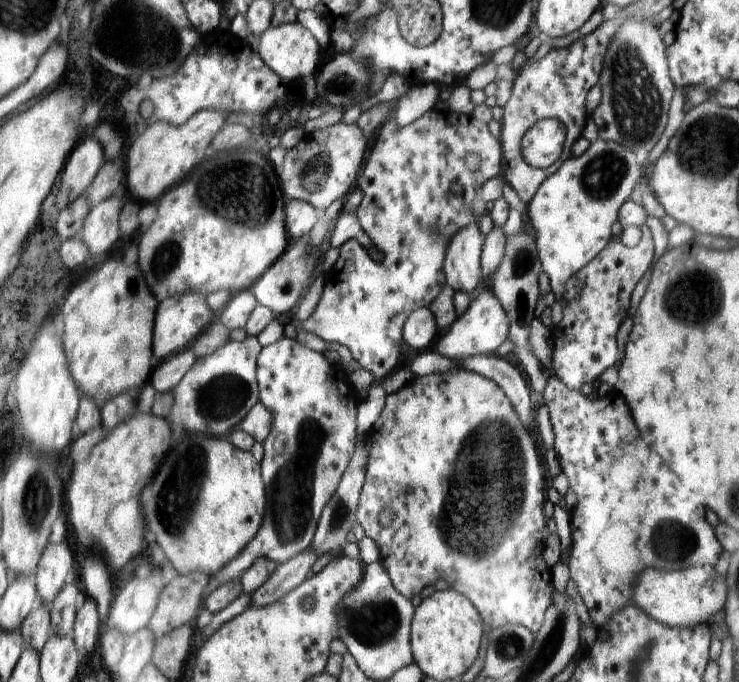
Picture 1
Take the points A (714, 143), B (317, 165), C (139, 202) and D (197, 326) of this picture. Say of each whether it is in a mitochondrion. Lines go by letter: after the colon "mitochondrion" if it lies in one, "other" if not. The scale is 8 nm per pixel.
A: mitochondrion
B: mitochondrion
C: other
D: other

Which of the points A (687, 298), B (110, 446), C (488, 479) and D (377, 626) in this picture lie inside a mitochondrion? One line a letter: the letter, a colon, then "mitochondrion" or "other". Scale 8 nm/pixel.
A: mitochondrion
B: other
C: mitochondrion
D: mitochondrion

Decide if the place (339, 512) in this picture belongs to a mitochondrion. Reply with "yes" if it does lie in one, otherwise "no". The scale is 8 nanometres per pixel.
yes

